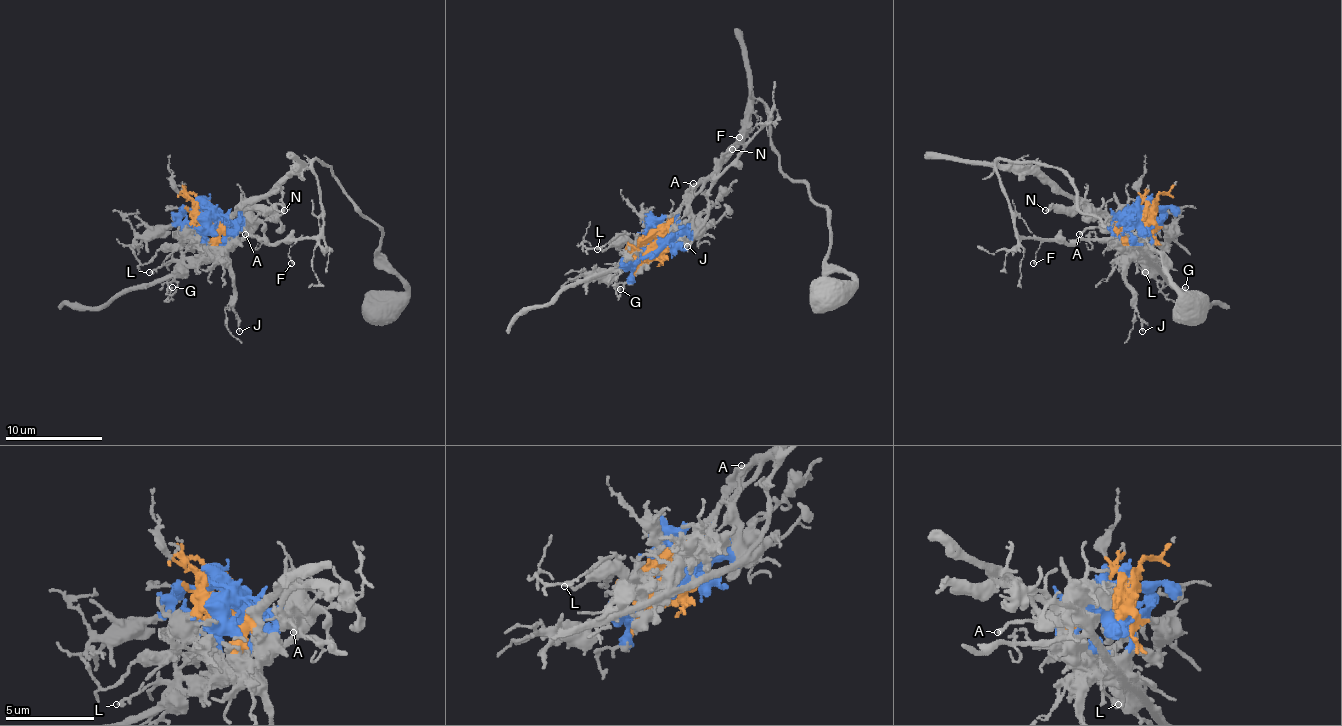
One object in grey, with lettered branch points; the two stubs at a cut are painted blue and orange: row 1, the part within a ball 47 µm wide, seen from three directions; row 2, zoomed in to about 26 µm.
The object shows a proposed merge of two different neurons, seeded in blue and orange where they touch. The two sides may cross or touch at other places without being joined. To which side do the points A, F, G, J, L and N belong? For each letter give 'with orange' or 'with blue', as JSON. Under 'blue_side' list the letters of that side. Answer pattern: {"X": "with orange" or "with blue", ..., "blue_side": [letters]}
{"A": "with blue", "F": "with blue", "G": "with blue", "J": "with orange", "L": "with blue", "N": "with blue", "blue_side": ["A", "F", "G", "L", "N"]}

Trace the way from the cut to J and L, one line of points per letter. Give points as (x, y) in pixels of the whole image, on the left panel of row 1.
J: (207, 207), (207, 227), (212, 232), (214, 256), (231, 278), (239, 331)
L: (207, 207), (214, 222), (195, 227), (149, 273)

